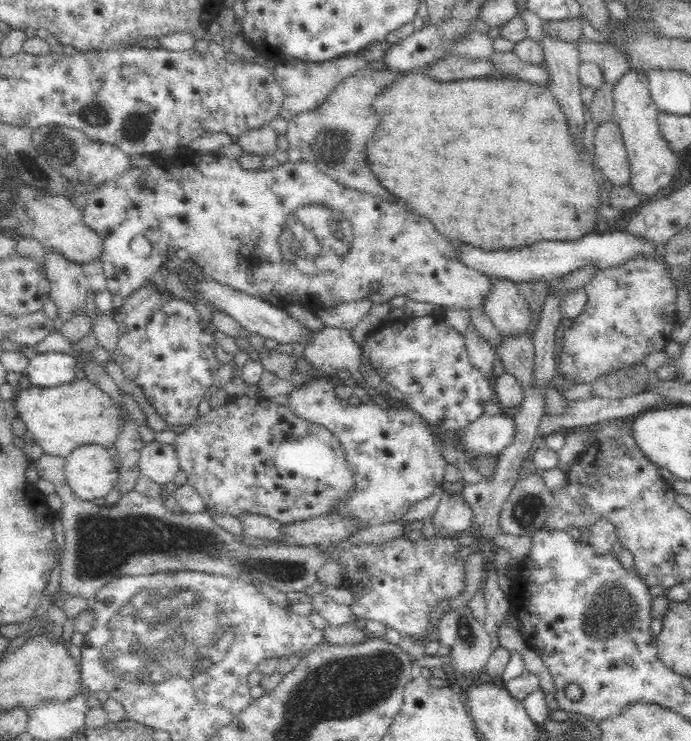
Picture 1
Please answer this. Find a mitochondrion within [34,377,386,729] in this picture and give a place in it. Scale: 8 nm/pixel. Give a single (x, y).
(203, 632)

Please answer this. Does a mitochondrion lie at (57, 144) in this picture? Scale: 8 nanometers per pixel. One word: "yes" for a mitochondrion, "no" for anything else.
yes

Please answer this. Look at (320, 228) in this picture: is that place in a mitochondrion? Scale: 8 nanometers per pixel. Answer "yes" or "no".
yes

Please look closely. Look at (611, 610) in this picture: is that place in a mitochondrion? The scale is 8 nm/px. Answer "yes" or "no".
yes

